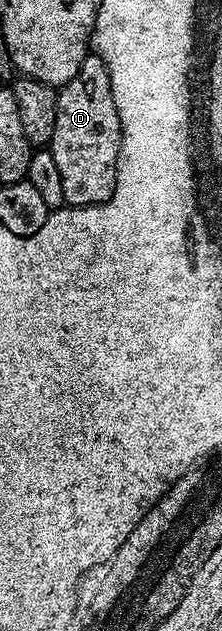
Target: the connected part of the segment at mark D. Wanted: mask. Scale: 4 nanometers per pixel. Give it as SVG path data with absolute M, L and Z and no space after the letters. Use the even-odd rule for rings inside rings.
M99 54L84 58L78 76L57 93L58 112L48 148L61 173L62 192L69 206L97 206L108 202L117 182L121 150L121 122L110 84L111 67Z

